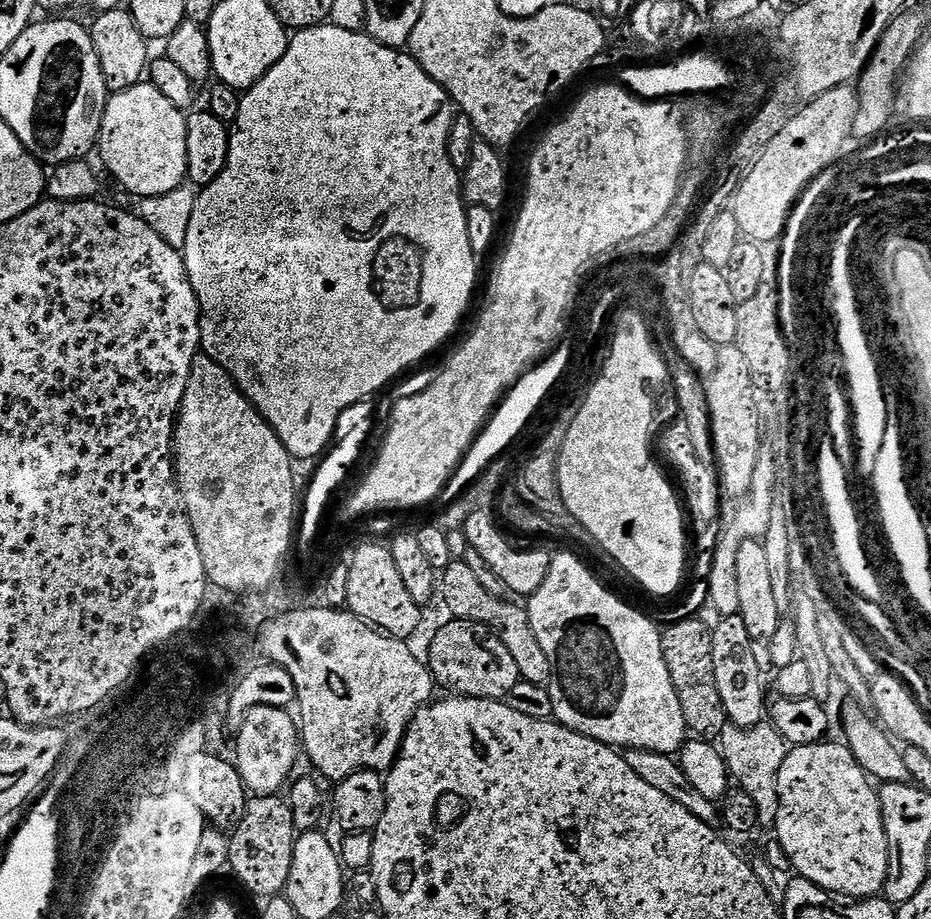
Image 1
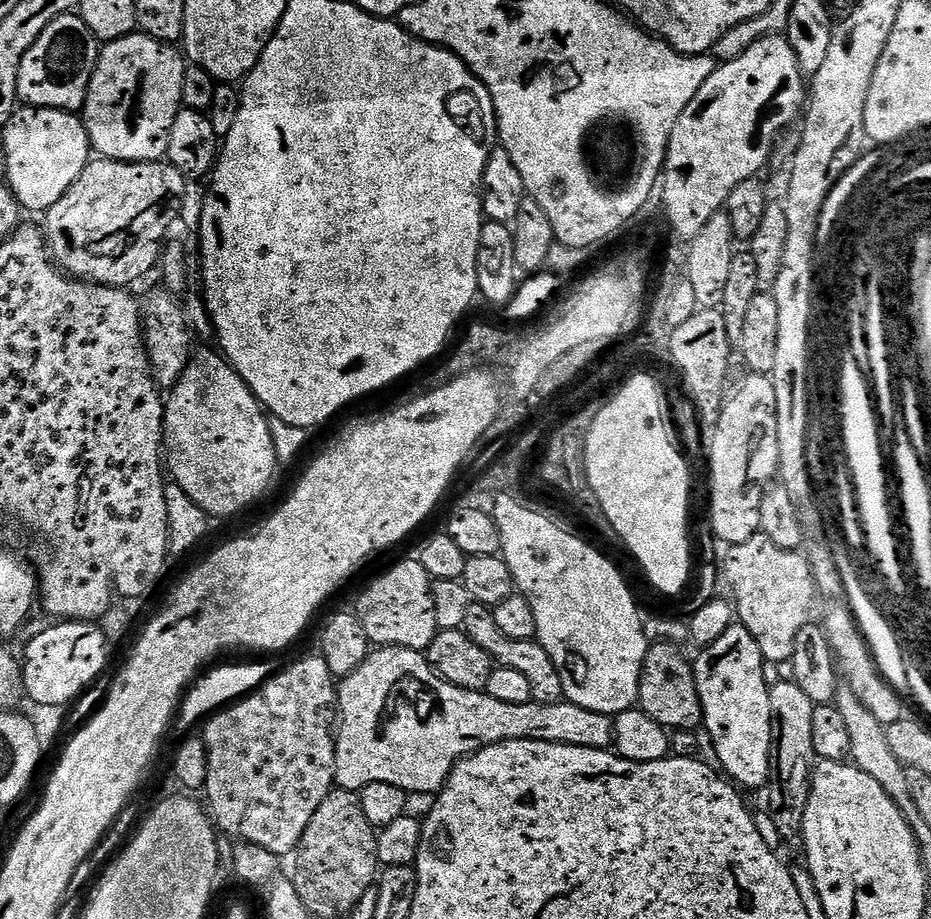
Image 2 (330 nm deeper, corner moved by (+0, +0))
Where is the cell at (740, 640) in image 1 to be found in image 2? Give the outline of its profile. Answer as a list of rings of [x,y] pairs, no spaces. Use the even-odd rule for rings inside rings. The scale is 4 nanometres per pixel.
[[[734,622],[726,634],[718,638],[718,642],[707,645],[701,652],[704,653],[700,657],[695,657],[694,667],[698,696],[704,711],[703,731],[708,731],[712,748],[720,759],[719,767],[726,773],[727,779],[744,790],[760,788],[767,780],[769,783],[774,772],[774,721],[770,710],[769,686],[763,673],[765,658],[762,650],[754,640],[754,634],[746,630],[743,624]]]

